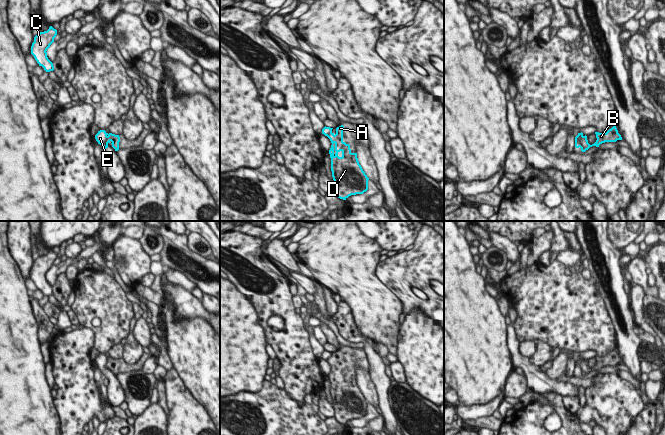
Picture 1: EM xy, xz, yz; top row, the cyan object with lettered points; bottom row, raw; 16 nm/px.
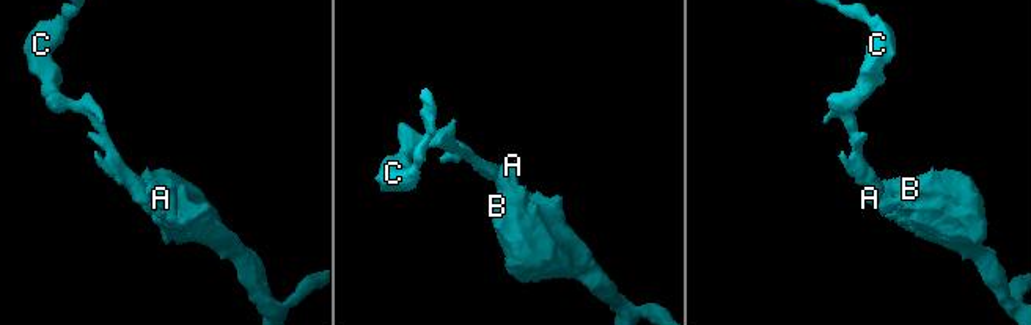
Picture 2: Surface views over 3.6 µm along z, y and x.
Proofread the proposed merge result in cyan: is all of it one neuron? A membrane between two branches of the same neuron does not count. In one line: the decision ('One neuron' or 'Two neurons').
Two neurons.

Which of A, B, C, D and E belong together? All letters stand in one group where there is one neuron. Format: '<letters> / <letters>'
A B D / C E

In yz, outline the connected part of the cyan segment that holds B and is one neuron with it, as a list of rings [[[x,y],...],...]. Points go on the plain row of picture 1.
[[[614,349],[611,353],[606,355],[605,357],[595,356],[595,358],[596,358],[597,364],[592,369],[590,369],[588,367],[587,360],[586,359],[583,360],[583,362],[580,366],[581,367],[580,372],[581,372],[582,376],[585,376],[586,374],[588,374],[592,370],[599,371],[600,368],[605,367],[605,366],[616,366],[617,364],[622,364],[622,361],[618,357],[616,349]]]

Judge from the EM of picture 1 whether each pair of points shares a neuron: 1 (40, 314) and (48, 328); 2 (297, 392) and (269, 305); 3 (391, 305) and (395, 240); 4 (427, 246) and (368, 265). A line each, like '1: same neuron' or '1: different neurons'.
1: same neuron
2: same neuron
3: different neurons
4: different neurons

